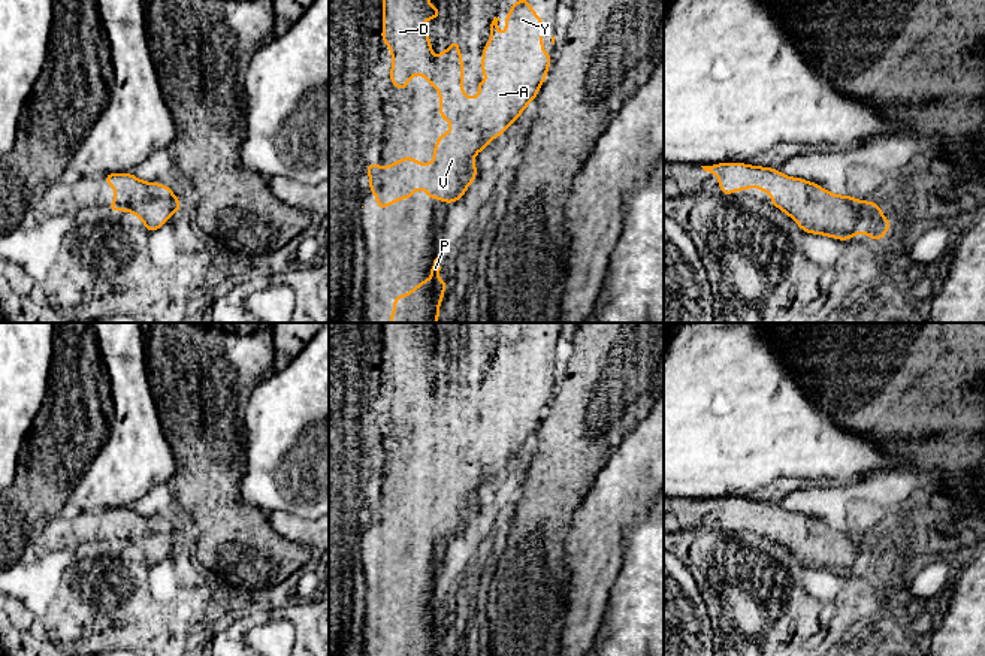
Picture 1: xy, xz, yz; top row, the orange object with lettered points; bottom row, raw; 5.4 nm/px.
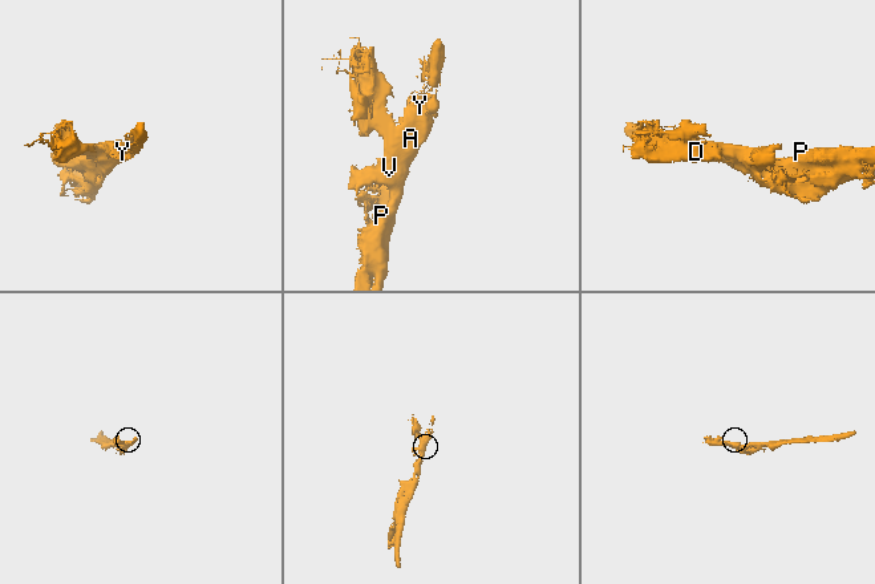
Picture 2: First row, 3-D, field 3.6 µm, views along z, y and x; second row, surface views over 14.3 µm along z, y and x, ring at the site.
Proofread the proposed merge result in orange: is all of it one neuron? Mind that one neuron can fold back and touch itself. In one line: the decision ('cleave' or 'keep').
keep

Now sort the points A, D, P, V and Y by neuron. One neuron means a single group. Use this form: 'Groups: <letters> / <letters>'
Groups: A D P V Y

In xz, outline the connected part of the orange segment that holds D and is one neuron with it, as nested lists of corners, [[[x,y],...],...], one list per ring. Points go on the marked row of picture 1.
[[[383,0],[384,28],[381,37],[392,52],[392,85],[404,91],[414,75],[424,76],[430,87],[438,90],[439,117],[451,123],[451,130],[436,139],[432,163],[420,164],[414,157],[396,160],[392,166],[368,163],[369,193],[377,196],[377,209],[387,208],[402,199],[411,199],[414,190],[426,190],[429,199],[447,203],[459,200],[477,176],[478,169],[472,164],[474,157],[522,115],[547,78],[553,55],[546,54],[543,48],[544,22],[528,0],[517,0],[505,16],[507,30],[502,37],[498,31],[499,18],[495,16],[490,24],[490,42],[483,46],[480,70],[489,79],[474,84],[475,90],[481,90],[481,94],[465,97],[463,55],[457,51],[460,43],[453,40],[444,52],[433,58],[429,31],[420,27],[423,21],[435,21],[438,15],[439,7],[426,0]]]

